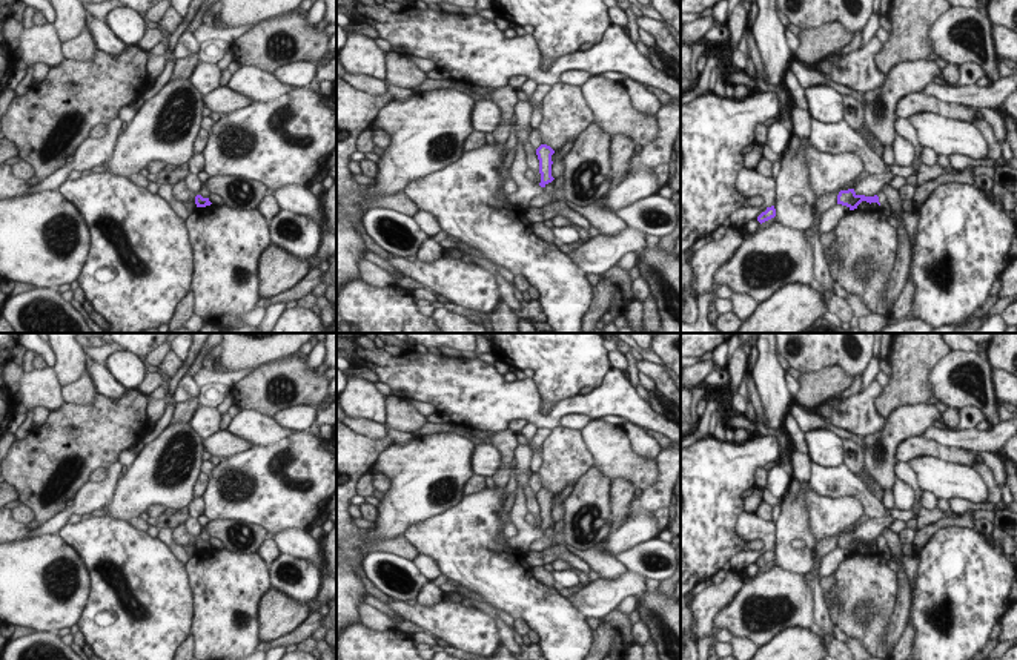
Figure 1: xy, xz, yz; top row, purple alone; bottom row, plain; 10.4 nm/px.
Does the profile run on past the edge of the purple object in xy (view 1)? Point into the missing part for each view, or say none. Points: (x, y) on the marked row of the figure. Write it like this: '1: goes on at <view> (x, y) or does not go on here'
1: does not go on here

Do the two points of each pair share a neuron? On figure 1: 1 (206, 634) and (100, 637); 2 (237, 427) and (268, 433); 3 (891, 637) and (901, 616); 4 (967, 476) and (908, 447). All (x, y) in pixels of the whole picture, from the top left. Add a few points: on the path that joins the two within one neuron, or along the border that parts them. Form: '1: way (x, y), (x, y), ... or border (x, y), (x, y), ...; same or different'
1: border (194, 617), (189, 634); different
2: way (245, 427), (260, 430); same
3: way (893, 633), (899, 620); same
4: border (907, 461), (916, 456), (934, 456), (960, 465); different

